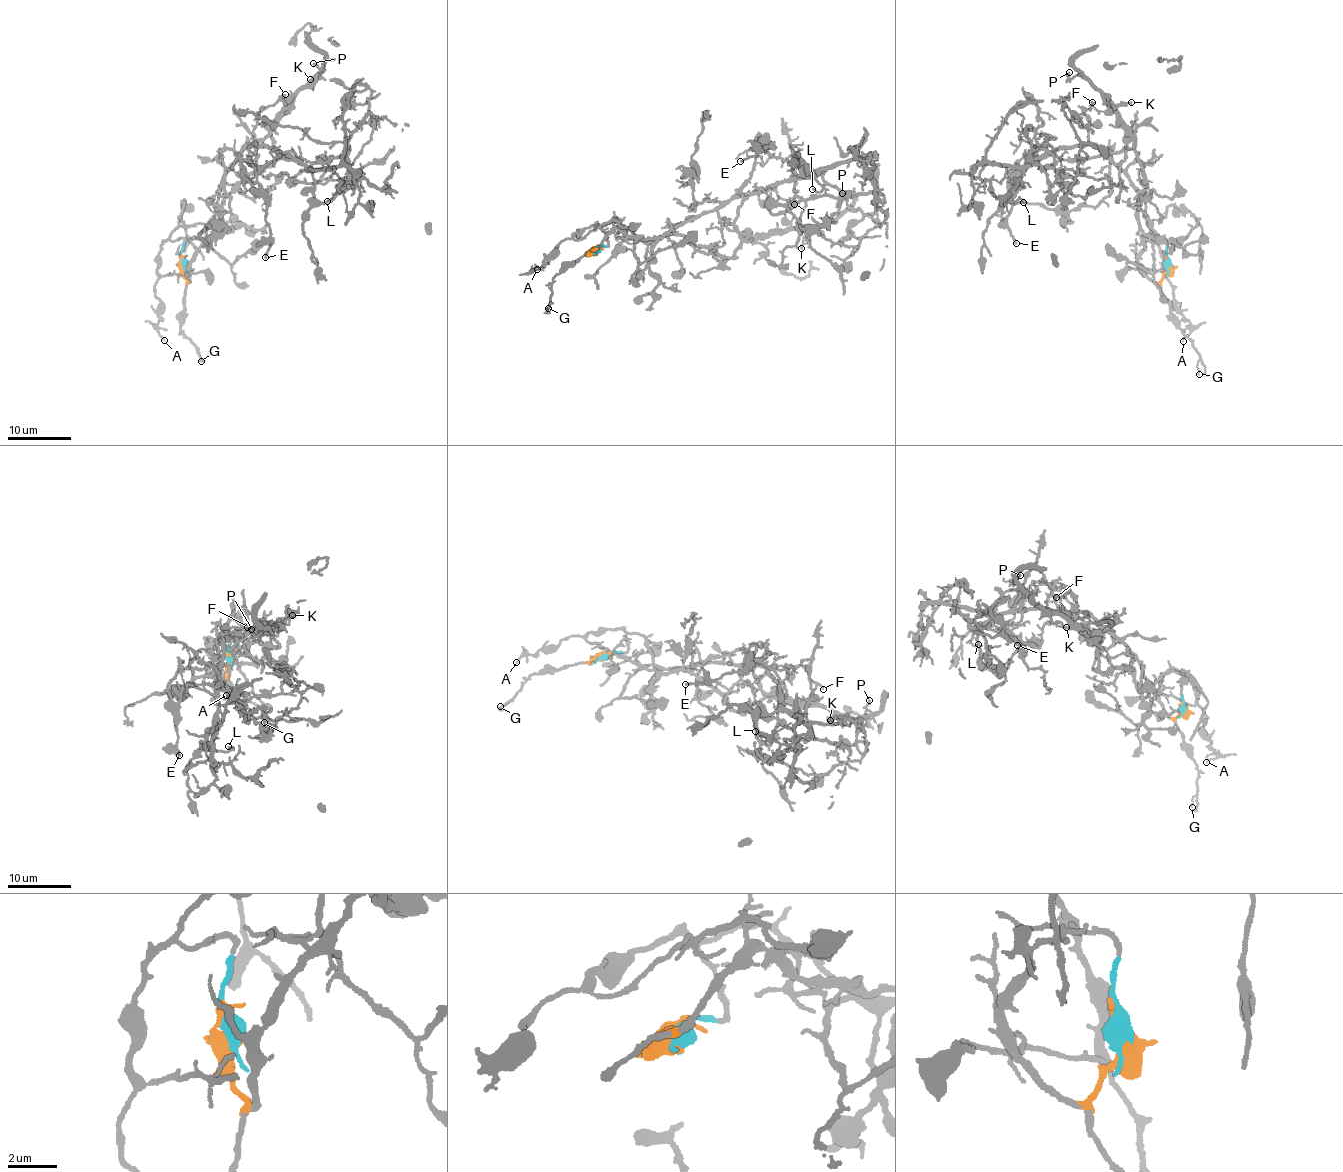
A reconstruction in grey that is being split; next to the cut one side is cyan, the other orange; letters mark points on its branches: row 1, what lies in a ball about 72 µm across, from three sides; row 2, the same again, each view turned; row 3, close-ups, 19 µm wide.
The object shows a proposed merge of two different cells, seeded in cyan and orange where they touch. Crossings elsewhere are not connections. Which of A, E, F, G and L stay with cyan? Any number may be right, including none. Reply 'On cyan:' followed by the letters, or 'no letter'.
On cyan: A, E, F, L

